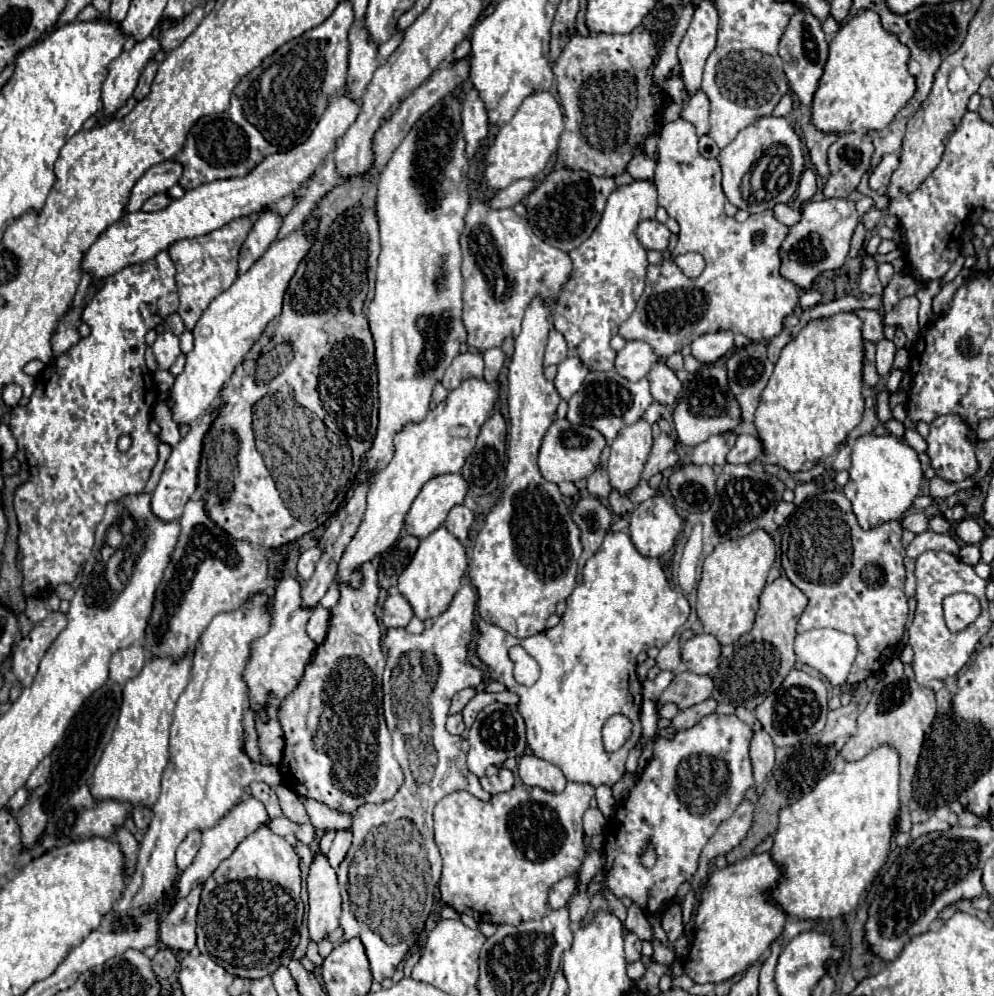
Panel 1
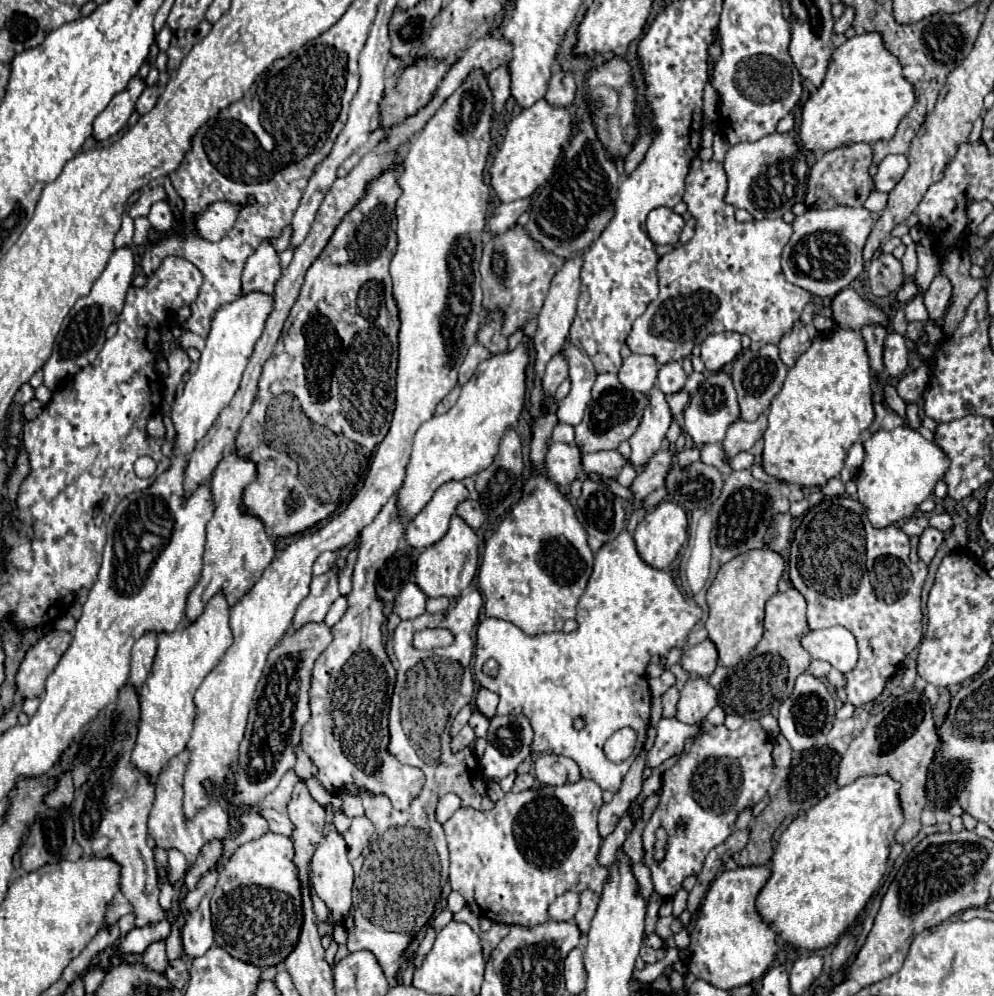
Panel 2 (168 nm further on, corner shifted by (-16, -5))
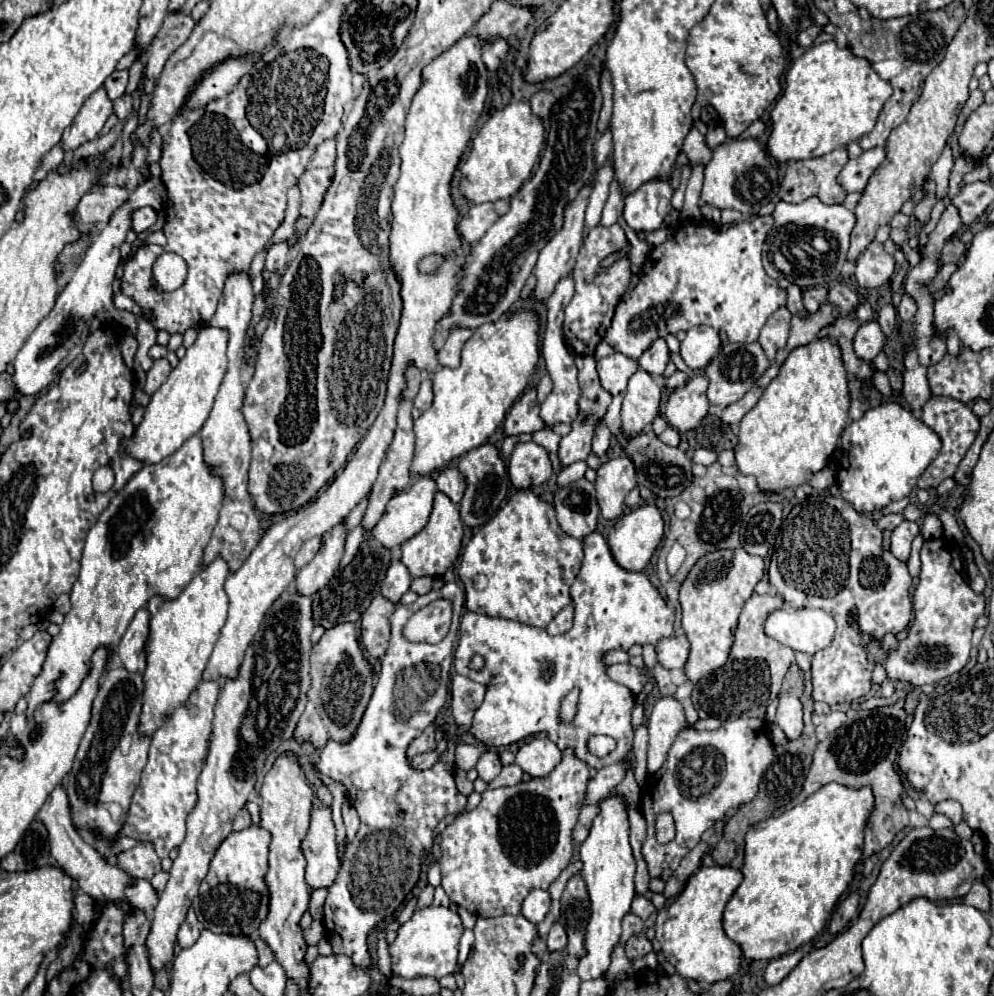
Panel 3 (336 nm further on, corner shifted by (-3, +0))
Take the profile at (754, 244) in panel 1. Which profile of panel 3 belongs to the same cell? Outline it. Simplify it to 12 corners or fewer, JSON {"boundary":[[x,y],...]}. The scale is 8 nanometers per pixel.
{"boundary":[[773,216],[679,226],[605,342],[633,360],[699,324],[755,342],[785,290]]}

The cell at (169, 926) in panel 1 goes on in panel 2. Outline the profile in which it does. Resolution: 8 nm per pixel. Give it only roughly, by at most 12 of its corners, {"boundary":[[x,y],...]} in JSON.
{"boundary":[[210,897],[180,929],[184,953],[202,957],[214,945]]}

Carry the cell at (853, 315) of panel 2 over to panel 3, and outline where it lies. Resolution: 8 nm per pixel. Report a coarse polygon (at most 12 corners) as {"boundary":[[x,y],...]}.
{"boundary":[[827,288],[803,290],[803,304],[815,312],[827,302]]}

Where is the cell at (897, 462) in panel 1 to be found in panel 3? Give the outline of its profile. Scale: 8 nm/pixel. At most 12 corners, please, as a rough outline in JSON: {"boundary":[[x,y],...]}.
{"boundary":[[899,402],[845,426],[837,484],[857,512],[909,496],[941,448]]}

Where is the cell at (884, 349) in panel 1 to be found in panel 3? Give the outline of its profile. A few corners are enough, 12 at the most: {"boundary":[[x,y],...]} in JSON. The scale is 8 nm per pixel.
{"boundary":[[875,320],[863,324],[853,340],[865,362],[881,352],[885,334]]}

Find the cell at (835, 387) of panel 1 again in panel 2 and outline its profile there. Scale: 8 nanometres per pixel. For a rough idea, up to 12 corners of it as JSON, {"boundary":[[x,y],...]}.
{"boundary":[[820,333],[770,405],[764,471],[822,487],[874,421],[862,333]]}

